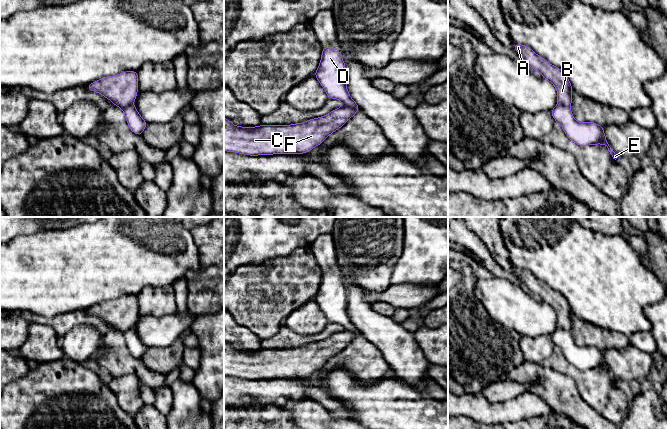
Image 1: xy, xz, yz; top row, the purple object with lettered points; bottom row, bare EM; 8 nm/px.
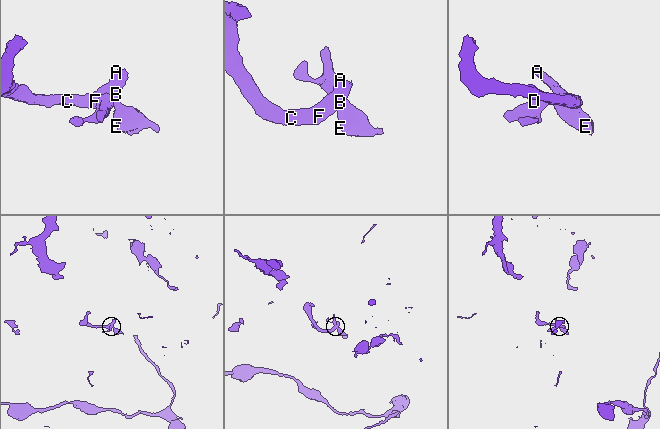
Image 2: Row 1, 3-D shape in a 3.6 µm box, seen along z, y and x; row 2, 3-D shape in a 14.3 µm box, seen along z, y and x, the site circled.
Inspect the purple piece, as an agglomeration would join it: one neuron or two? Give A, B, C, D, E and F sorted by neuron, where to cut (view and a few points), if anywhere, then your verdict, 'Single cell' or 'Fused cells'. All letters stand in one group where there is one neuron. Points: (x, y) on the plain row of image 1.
Groups: A B C F / D E. Split along xz (344, 328), (348, 329), (355, 337). Fused cells

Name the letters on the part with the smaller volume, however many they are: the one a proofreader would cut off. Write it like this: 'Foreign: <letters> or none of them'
Foreign: A, B, C, F

